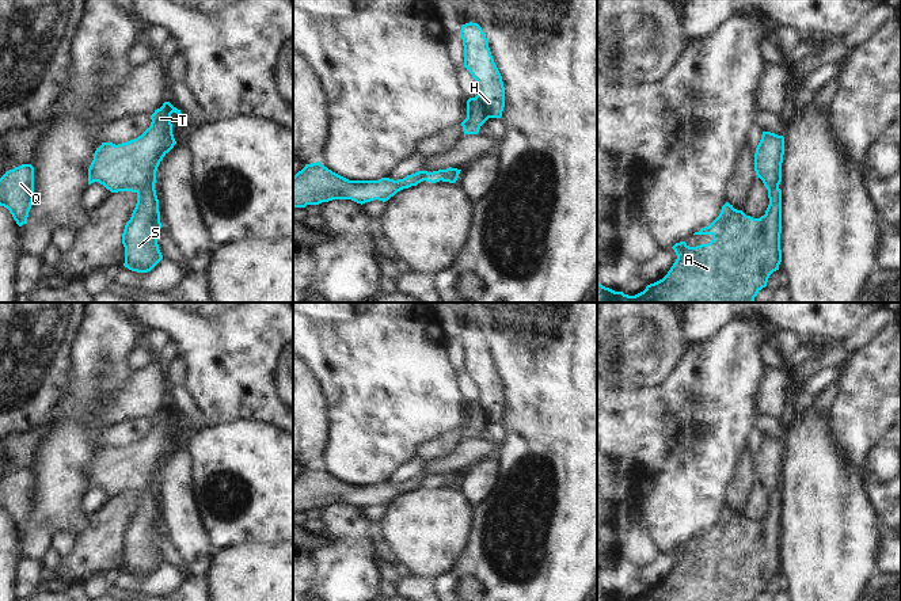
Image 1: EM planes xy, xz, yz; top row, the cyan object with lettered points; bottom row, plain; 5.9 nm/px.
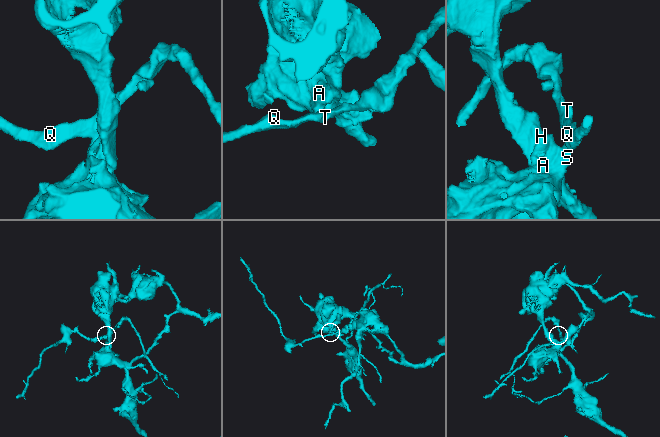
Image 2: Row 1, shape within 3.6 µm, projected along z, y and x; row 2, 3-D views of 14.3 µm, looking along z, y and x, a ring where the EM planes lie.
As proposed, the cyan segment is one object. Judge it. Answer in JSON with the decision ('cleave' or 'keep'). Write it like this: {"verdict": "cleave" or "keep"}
{"verdict": "cleave"}

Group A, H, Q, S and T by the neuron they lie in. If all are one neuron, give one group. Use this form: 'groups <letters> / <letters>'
groups A H S / Q T

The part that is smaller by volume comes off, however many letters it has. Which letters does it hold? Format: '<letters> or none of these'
Q, T

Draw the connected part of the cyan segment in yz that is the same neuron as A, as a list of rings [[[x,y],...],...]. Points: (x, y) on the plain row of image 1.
[[[769,494],[768,502],[769,509],[760,522],[746,520],[726,506],[708,530],[693,537],[711,539],[712,544],[696,551],[685,545],[676,547],[672,552],[677,563],[668,578],[643,596],[628,600],[602,590],[597,583],[597,601],[756,601],[782,566],[782,494]]]

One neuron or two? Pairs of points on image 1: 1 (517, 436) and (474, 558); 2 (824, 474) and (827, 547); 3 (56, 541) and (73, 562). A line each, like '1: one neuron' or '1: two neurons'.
1: one neuron
2: one neuron
3: two neurons

